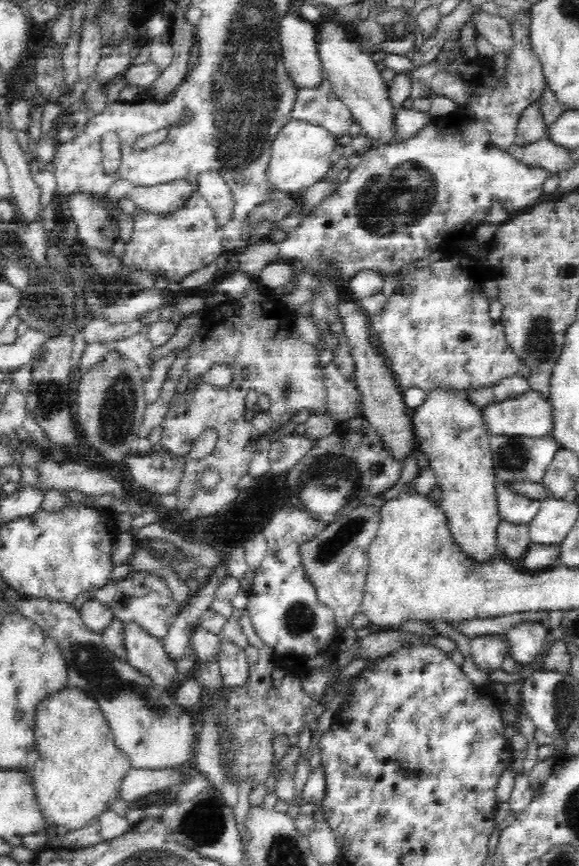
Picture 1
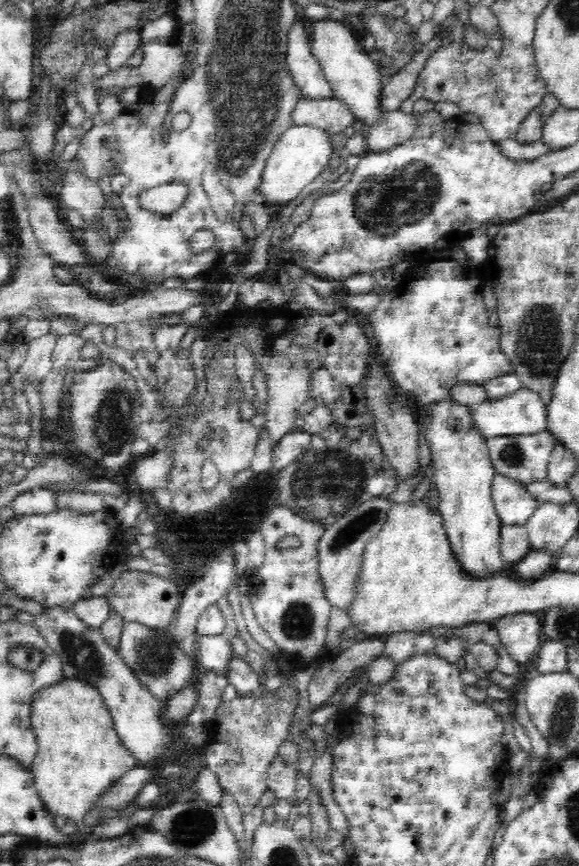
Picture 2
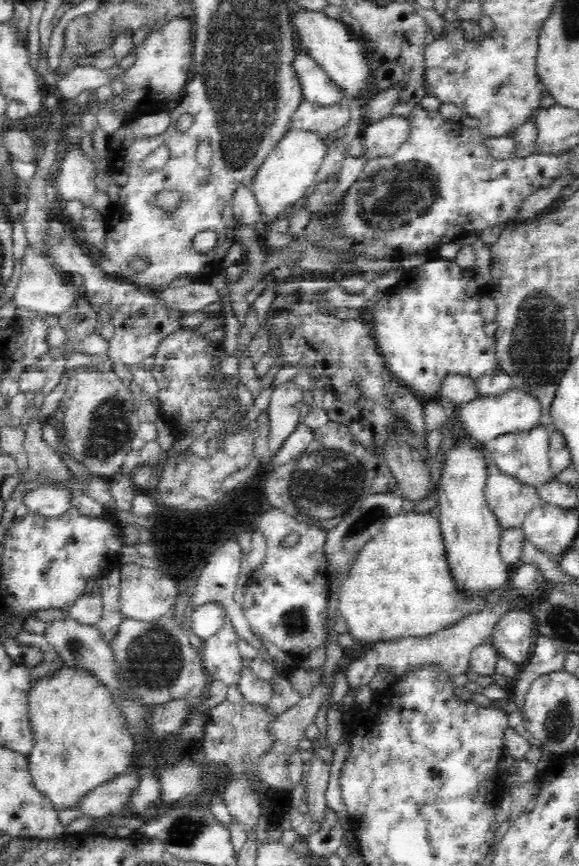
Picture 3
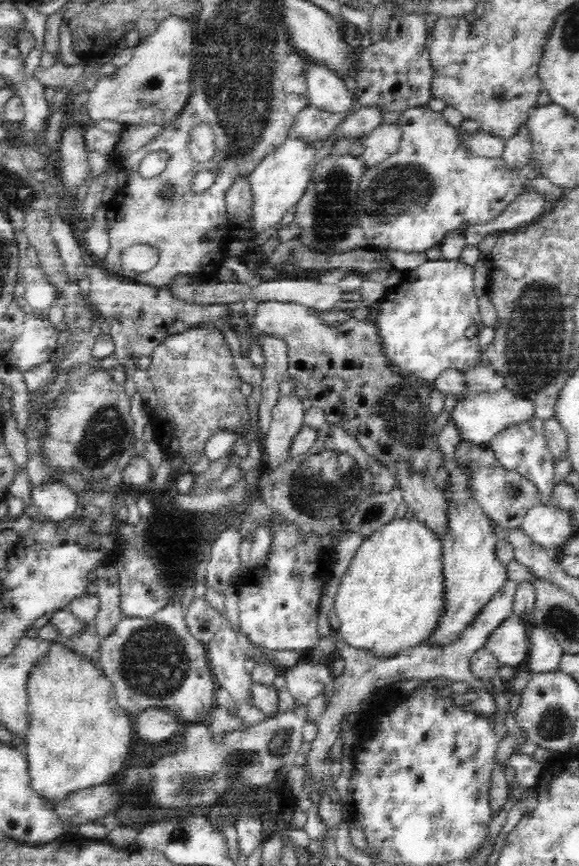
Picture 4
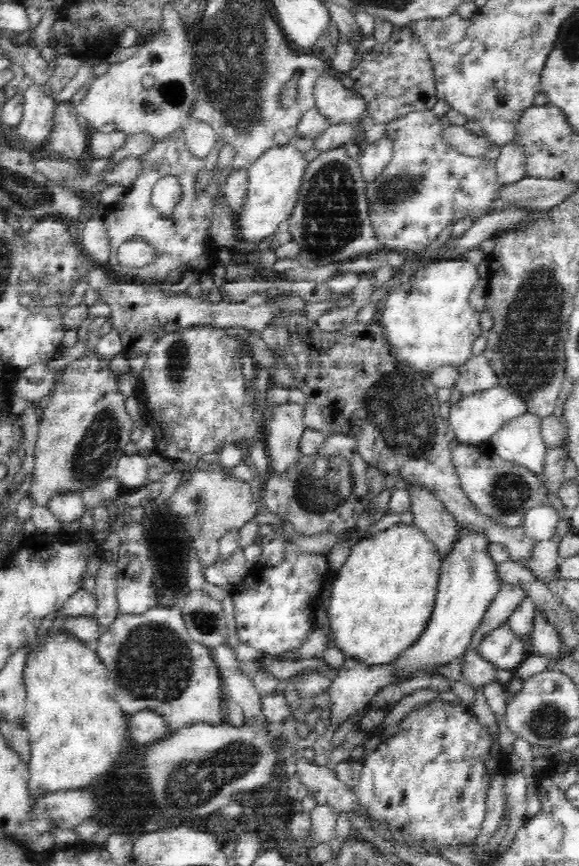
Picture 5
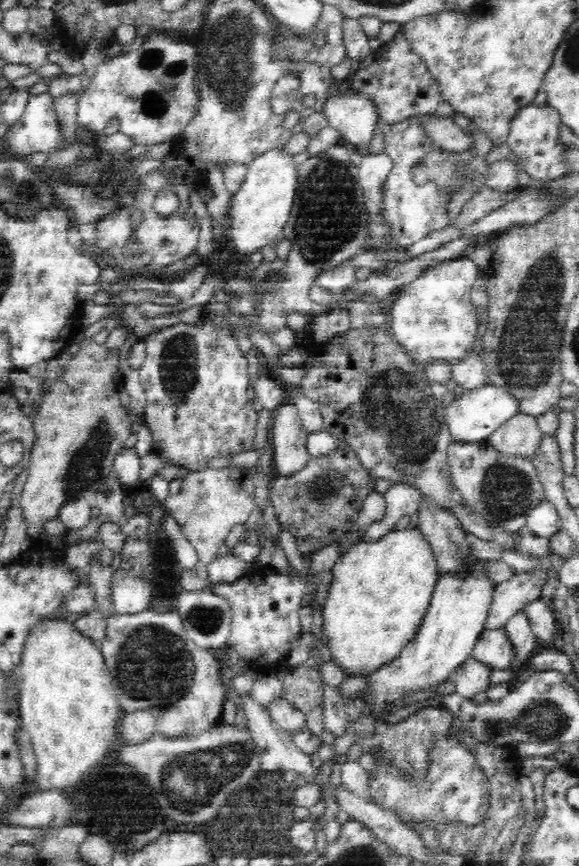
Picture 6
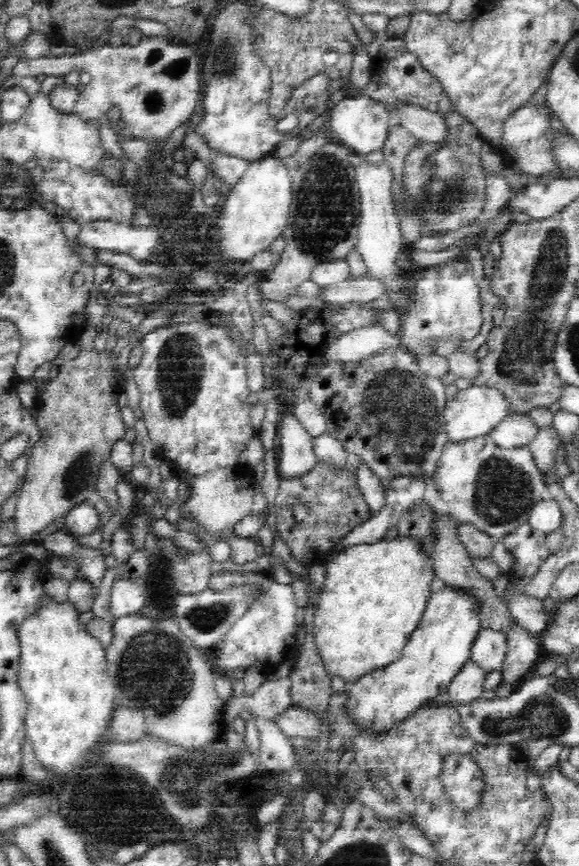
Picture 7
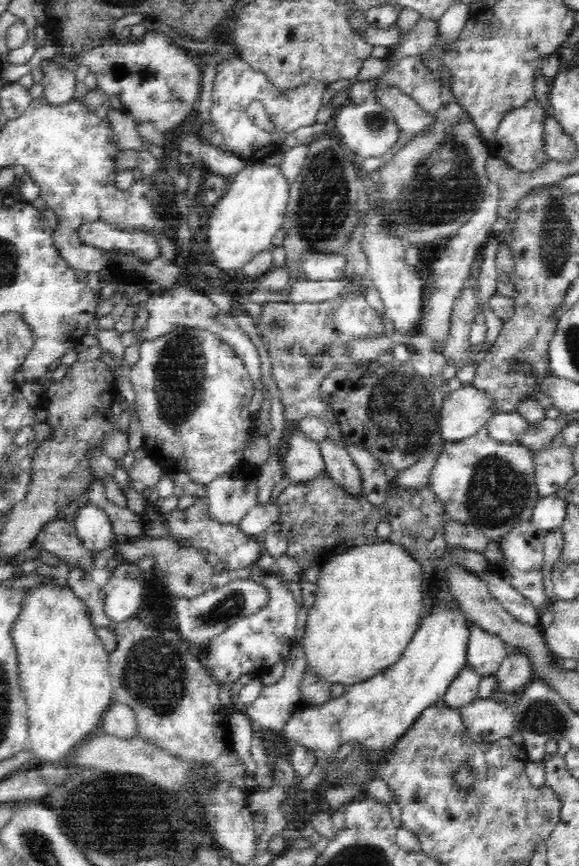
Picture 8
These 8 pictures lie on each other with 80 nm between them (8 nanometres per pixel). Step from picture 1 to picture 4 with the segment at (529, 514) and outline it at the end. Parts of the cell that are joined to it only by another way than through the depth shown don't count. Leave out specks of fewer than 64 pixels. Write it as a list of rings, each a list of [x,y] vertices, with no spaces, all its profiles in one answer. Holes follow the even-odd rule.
[[[462,438],[455,454],[467,456],[475,464],[476,497],[484,511],[494,519],[496,526],[504,530],[519,529],[526,512],[534,505],[544,504],[545,495],[540,490],[521,477],[518,472],[508,472],[498,463],[498,459],[487,446],[487,443]]]

